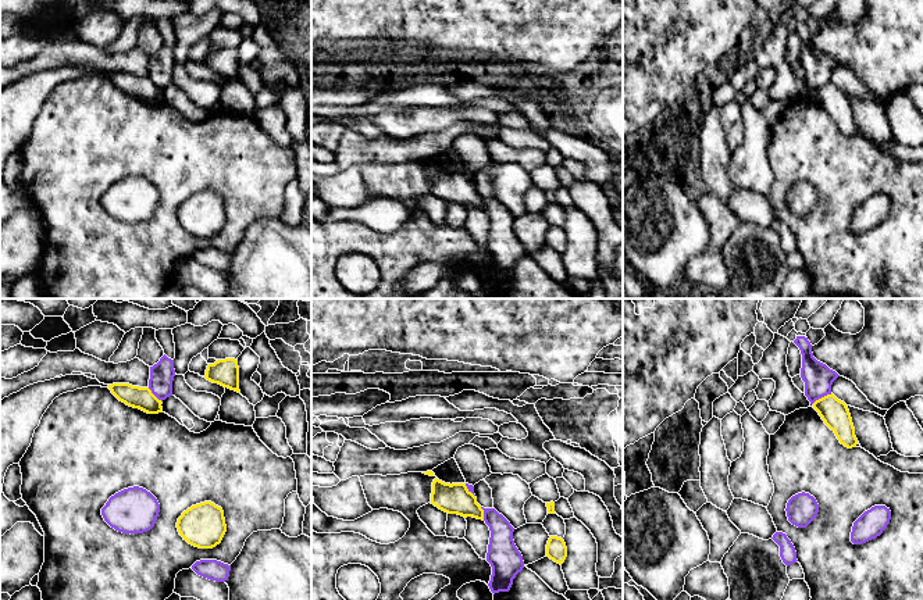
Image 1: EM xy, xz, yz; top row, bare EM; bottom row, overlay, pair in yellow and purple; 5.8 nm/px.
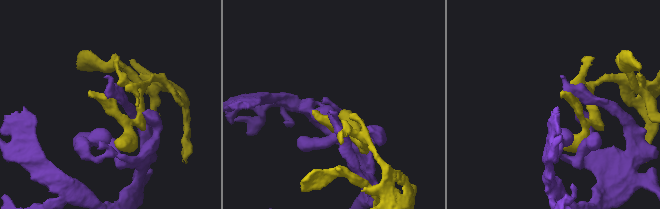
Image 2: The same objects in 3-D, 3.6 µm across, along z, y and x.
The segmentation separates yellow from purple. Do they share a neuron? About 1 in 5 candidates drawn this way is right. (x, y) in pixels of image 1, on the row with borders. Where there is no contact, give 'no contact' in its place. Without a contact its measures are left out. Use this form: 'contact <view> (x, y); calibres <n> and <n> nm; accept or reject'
contact yz (822, 397); calibres 160 and 170 nm; reject

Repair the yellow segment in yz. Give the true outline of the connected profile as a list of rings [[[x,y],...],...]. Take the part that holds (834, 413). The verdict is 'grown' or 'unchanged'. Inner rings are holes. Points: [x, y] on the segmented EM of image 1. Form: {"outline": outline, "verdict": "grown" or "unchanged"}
{"outline": [[[833,393],[813,403],[824,424],[835,433],[841,444],[848,449],[856,447],[858,439],[847,404]]], "verdict": "unchanged"}

